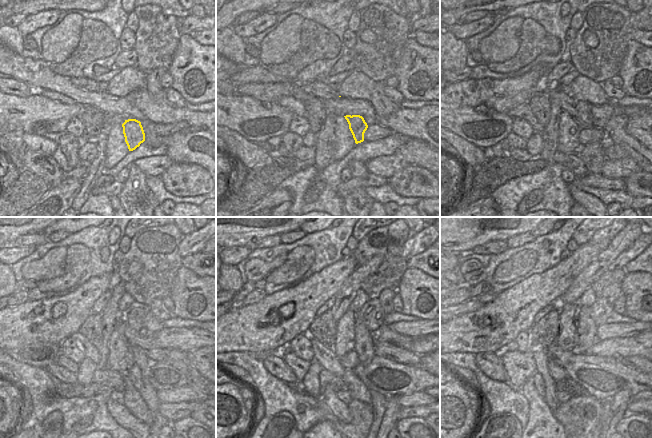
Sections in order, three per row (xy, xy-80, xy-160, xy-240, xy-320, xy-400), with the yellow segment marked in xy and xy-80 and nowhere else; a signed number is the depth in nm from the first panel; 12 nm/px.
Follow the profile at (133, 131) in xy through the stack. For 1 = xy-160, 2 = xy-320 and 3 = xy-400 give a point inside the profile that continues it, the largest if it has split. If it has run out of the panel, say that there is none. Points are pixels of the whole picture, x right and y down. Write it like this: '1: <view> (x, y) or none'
1: xy-160 (580, 111)
2: xy-320 (372, 314)
3: xy-400 (600, 310)

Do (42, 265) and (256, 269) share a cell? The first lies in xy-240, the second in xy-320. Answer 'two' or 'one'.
one

